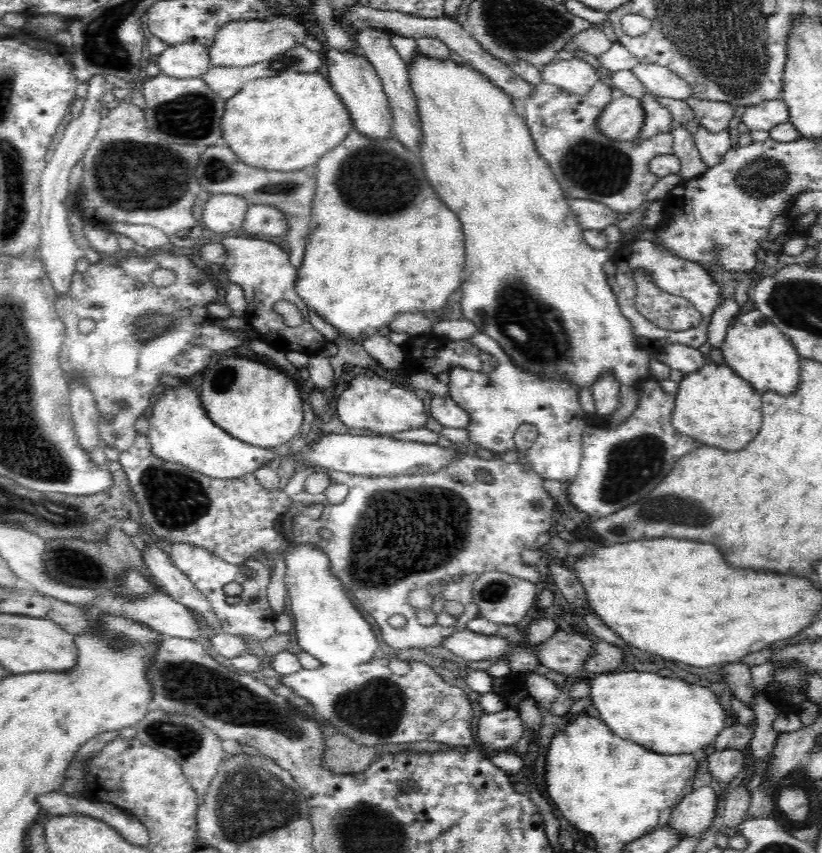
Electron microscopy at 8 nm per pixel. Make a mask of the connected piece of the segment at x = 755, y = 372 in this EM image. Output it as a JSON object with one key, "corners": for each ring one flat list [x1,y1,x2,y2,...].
{"corners":[[757,308,737,316,727,330,722,356,740,378,747,380,762,395,771,390,782,396,794,395,800,384,800,360,796,347]]}

